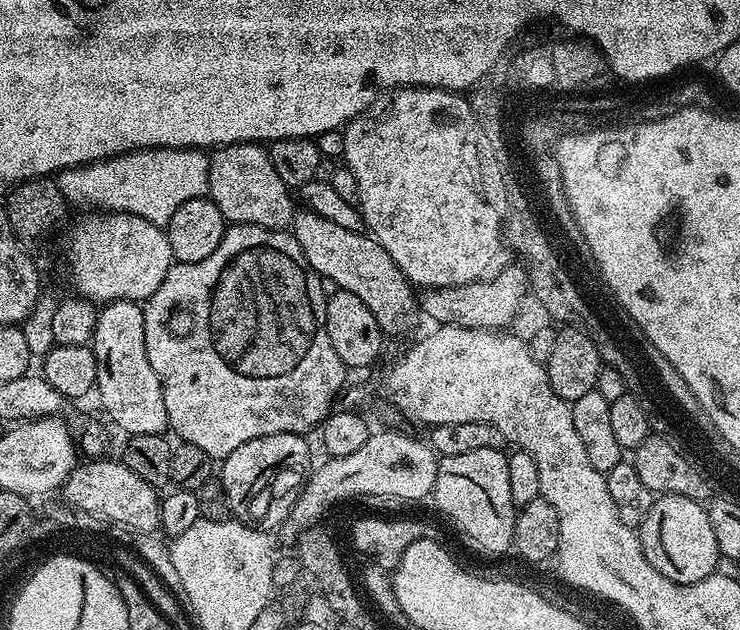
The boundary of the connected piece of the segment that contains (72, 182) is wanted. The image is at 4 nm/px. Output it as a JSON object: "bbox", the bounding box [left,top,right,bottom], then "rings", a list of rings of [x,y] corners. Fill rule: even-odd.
{"bbox":[54,148,210,226],"rings":[[[137,148],[134,152],[124,152],[121,156],[111,156],[108,160],[95,160],[92,164],[82,164],[79,168],[64,168],[62,171],[55,173],[54,179],[58,190],[62,193],[65,201],[69,205],[89,204],[89,209],[99,210],[101,213],[125,212],[132,214],[138,218],[146,218],[146,222],[166,226],[170,222],[170,218],[174,218],[174,210],[178,210],[178,206],[182,206],[182,202],[190,202],[190,198],[198,198],[199,196],[208,196],[208,179],[210,178],[210,159],[207,151],[198,148]]]}

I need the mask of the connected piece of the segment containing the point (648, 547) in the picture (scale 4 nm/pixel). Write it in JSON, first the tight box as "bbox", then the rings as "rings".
{"bbox":[638,495,722,584],"rings":[[[657,495],[650,506],[650,514],[646,514],[639,526],[638,535],[646,562],[650,562],[658,574],[679,584],[698,582],[713,575],[717,571],[716,563],[722,560],[707,507],[699,500],[685,496]]]}

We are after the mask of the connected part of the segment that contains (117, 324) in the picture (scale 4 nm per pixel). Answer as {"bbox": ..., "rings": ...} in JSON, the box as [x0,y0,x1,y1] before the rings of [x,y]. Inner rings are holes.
{"bbox":[90,300,169,436],"rings":[[[113,300],[103,305],[96,317],[90,345],[98,362],[95,395],[100,395],[104,412],[128,436],[164,434],[169,431],[162,386],[150,358],[146,358],[144,309],[134,300]]]}

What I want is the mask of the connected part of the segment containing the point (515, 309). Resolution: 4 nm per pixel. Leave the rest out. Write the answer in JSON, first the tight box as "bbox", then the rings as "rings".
{"bbox":[418,267,530,329],"rings":[[[523,267],[520,268],[504,268],[497,276],[489,275],[472,284],[423,289],[418,296],[420,311],[427,319],[429,316],[433,320],[431,323],[436,326],[449,324],[463,328],[511,329],[524,304],[524,295],[527,297],[530,292],[528,273]]]}

